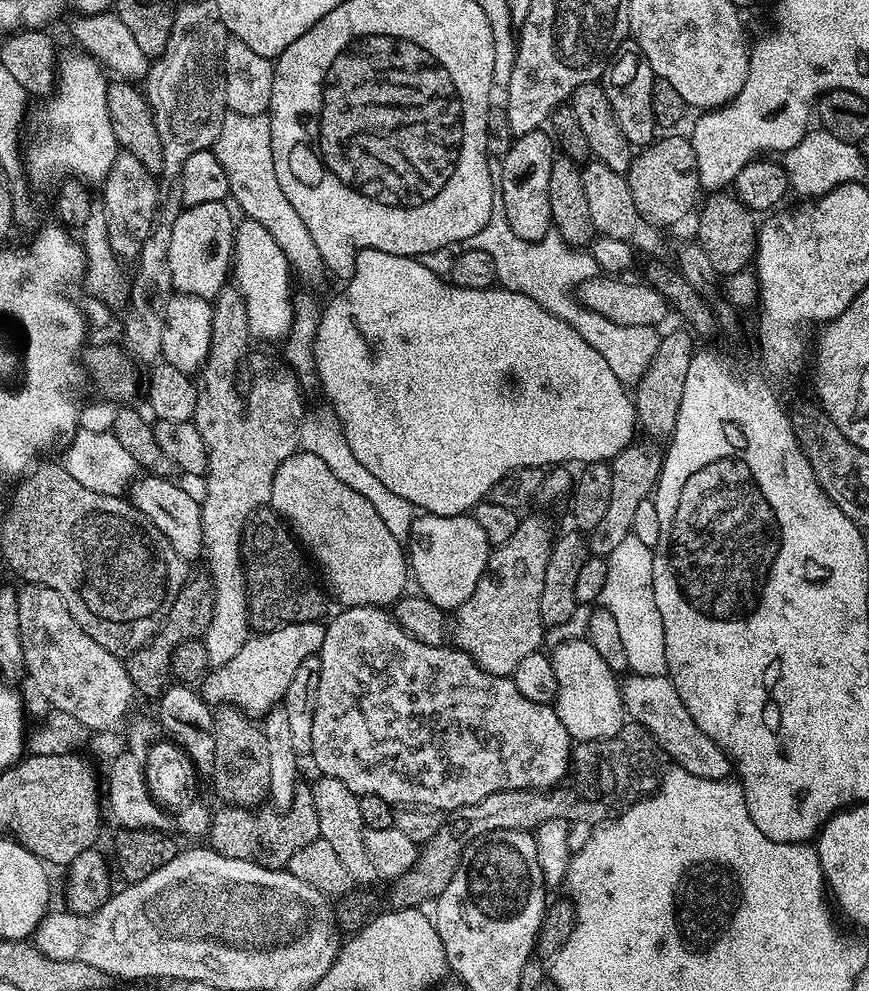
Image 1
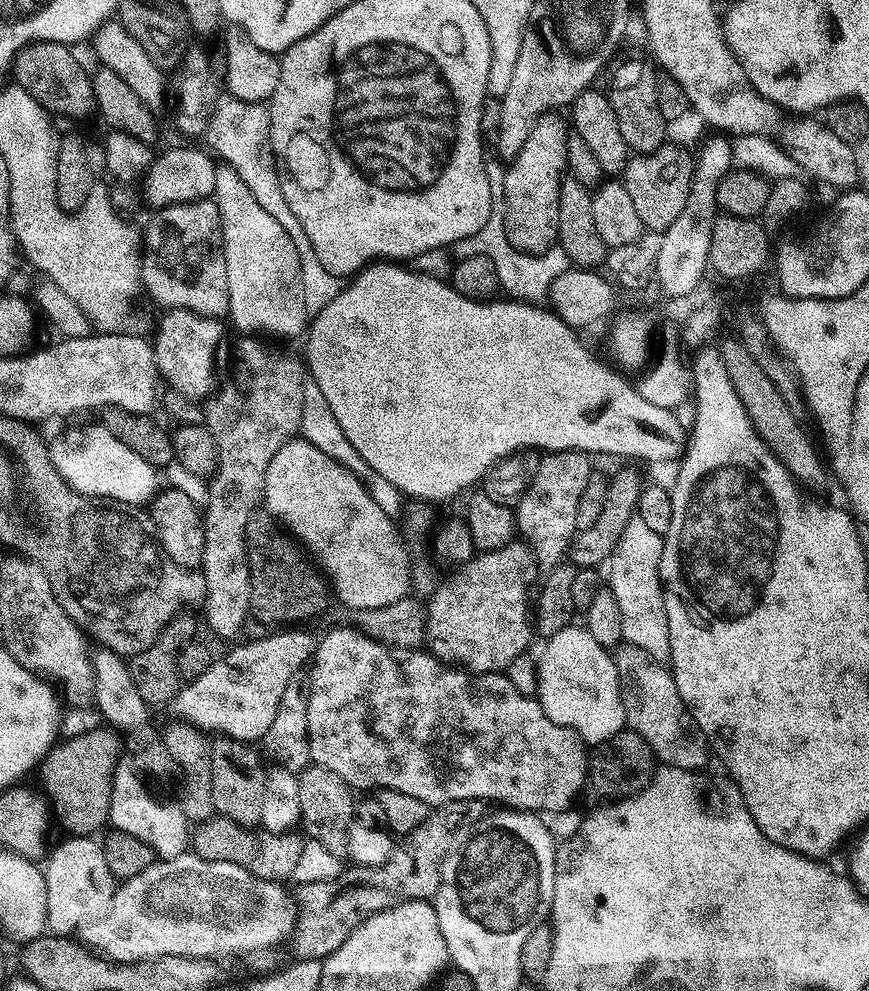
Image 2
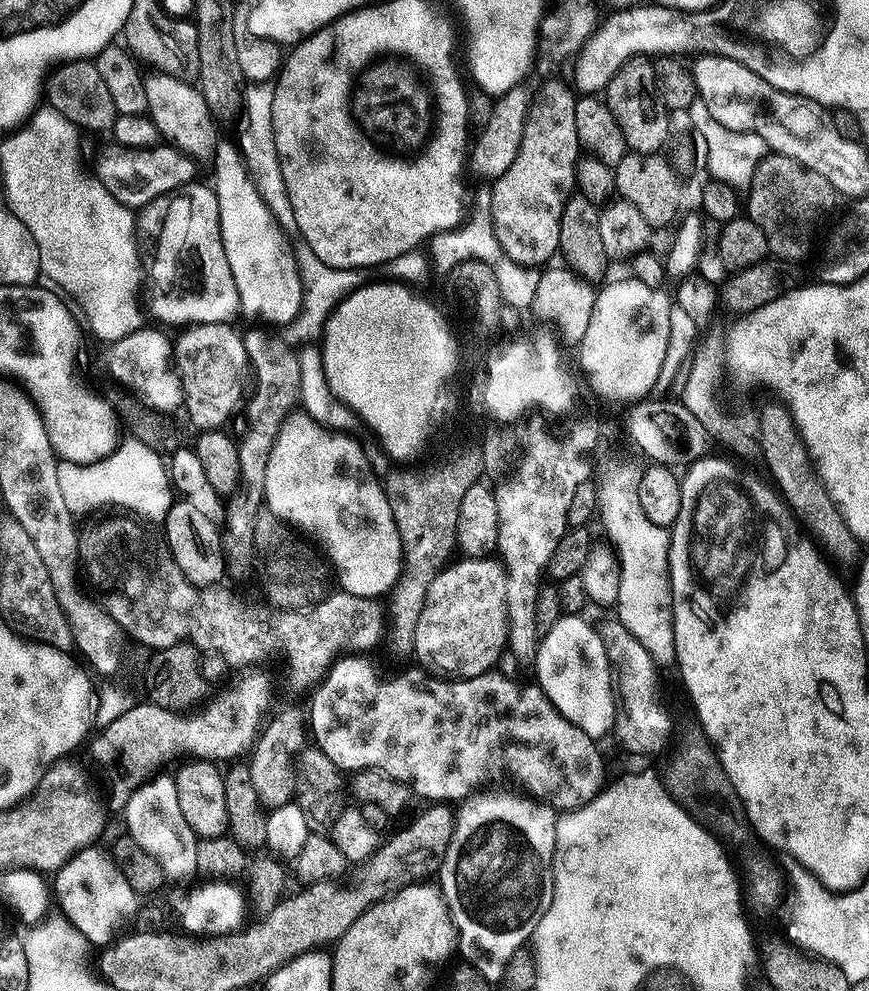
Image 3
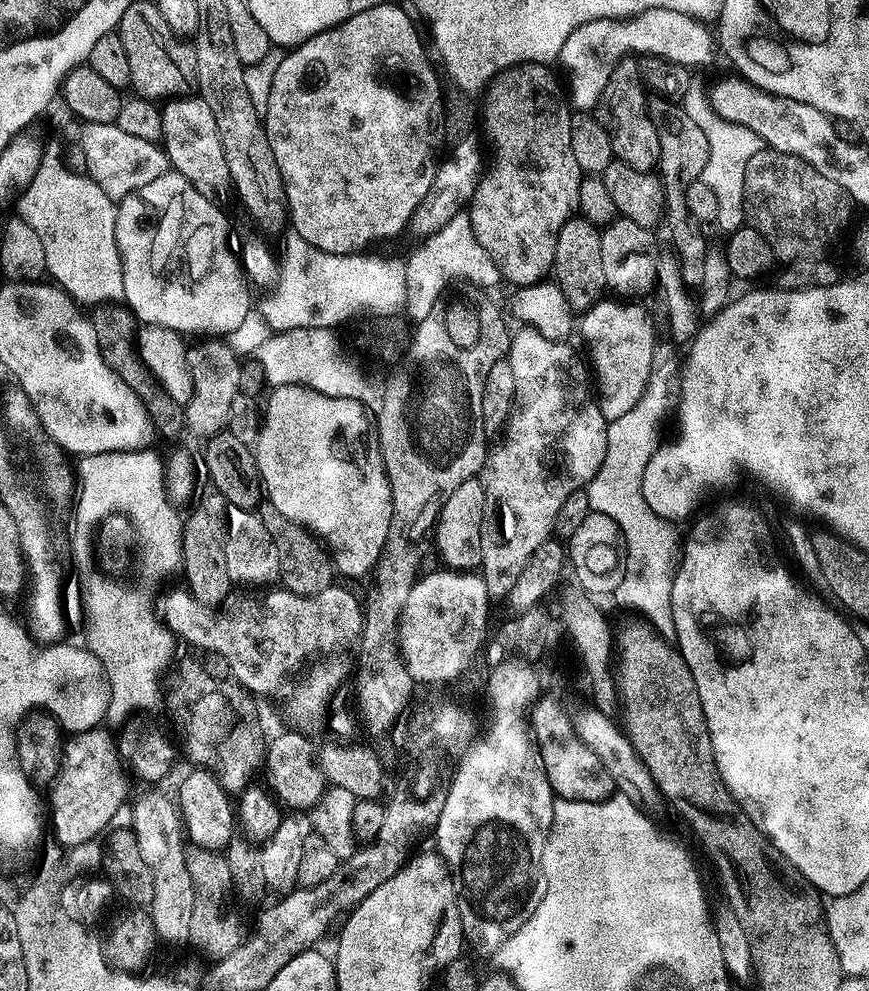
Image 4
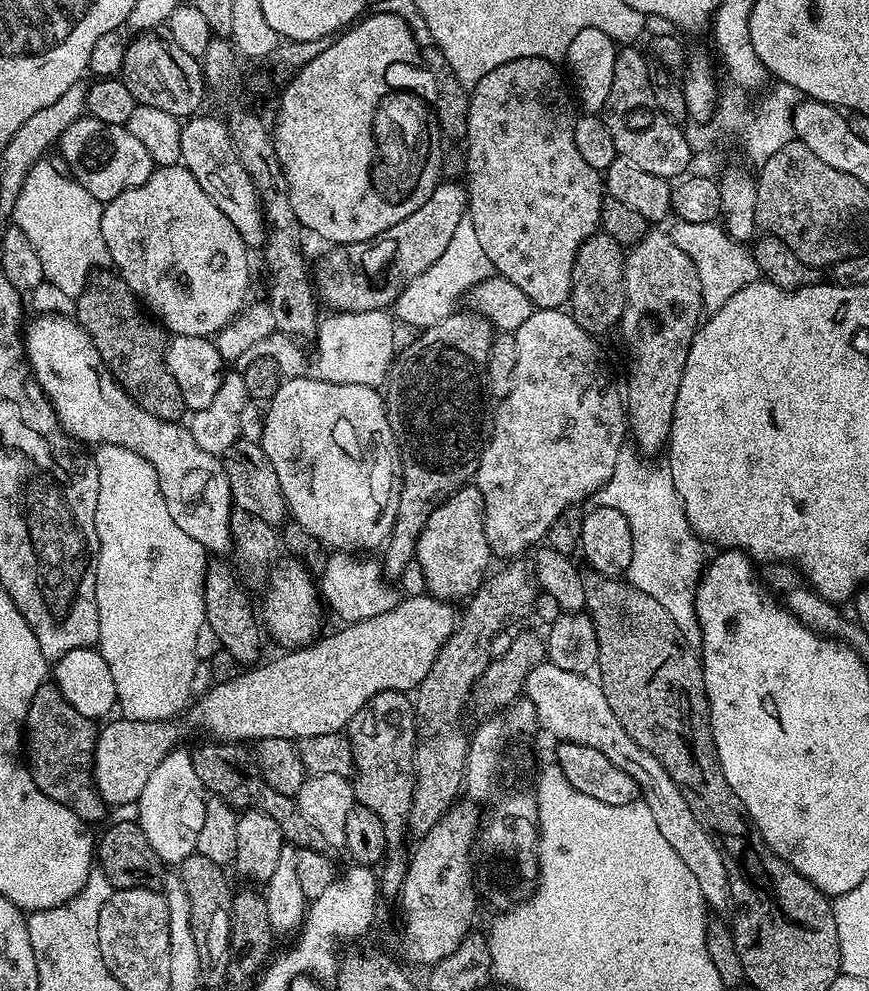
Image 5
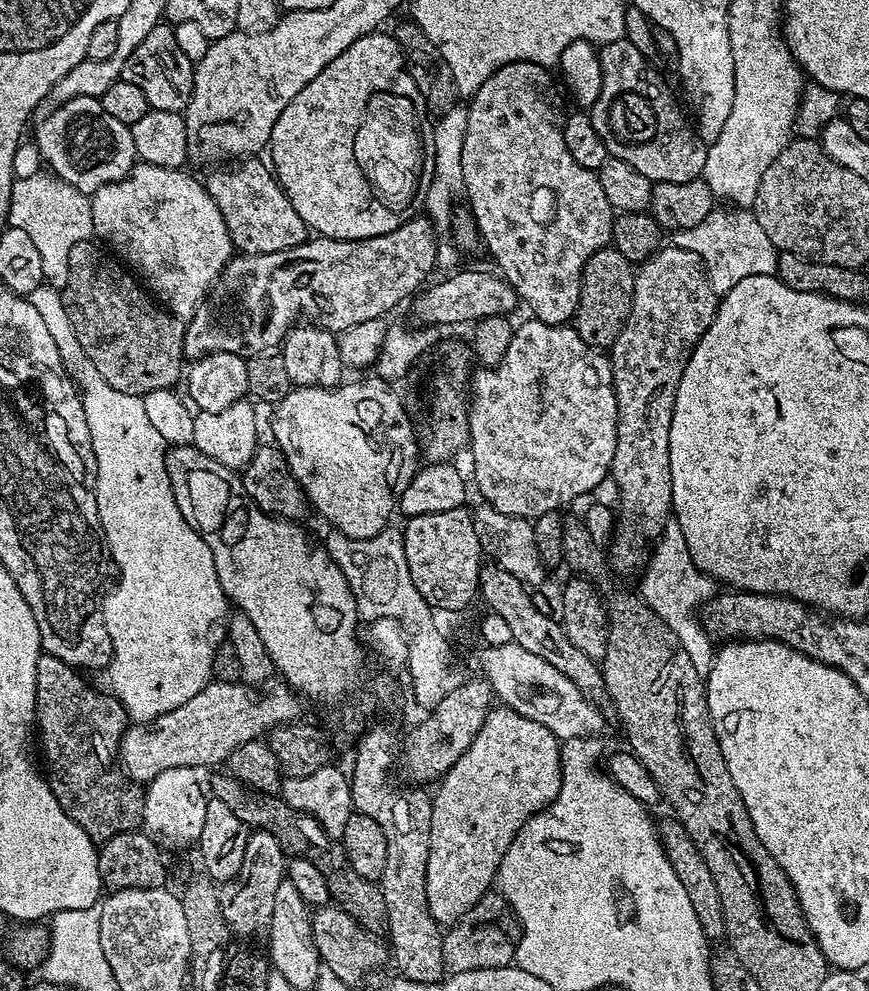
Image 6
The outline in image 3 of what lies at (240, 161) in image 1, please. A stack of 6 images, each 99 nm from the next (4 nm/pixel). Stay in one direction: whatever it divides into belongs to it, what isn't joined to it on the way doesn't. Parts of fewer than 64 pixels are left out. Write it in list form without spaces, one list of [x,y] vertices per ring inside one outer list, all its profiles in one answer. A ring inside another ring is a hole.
[[[257,80],[249,83],[244,88],[244,107],[242,114],[248,118],[248,125],[244,128],[244,136],[249,140],[246,149],[246,163],[248,173],[252,176],[253,183],[257,186],[257,192],[263,198],[270,214],[278,222],[278,226],[289,238],[299,237],[298,222],[294,222],[294,210],[290,206],[290,194],[286,194],[286,182],[282,182],[282,166],[276,153],[276,147],[272,141],[274,126],[272,125],[272,111],[274,102],[275,83],[272,80]],[[297,239],[292,244],[292,250],[296,256],[297,270],[300,271],[303,292],[300,312],[292,321],[283,325],[282,337],[291,346],[311,345],[321,337],[329,314],[340,305],[341,300],[355,288],[361,287],[361,273],[355,268],[326,266],[326,262],[322,262],[322,258],[318,258],[318,254],[314,254],[314,250],[310,250],[308,243],[302,239]]]

